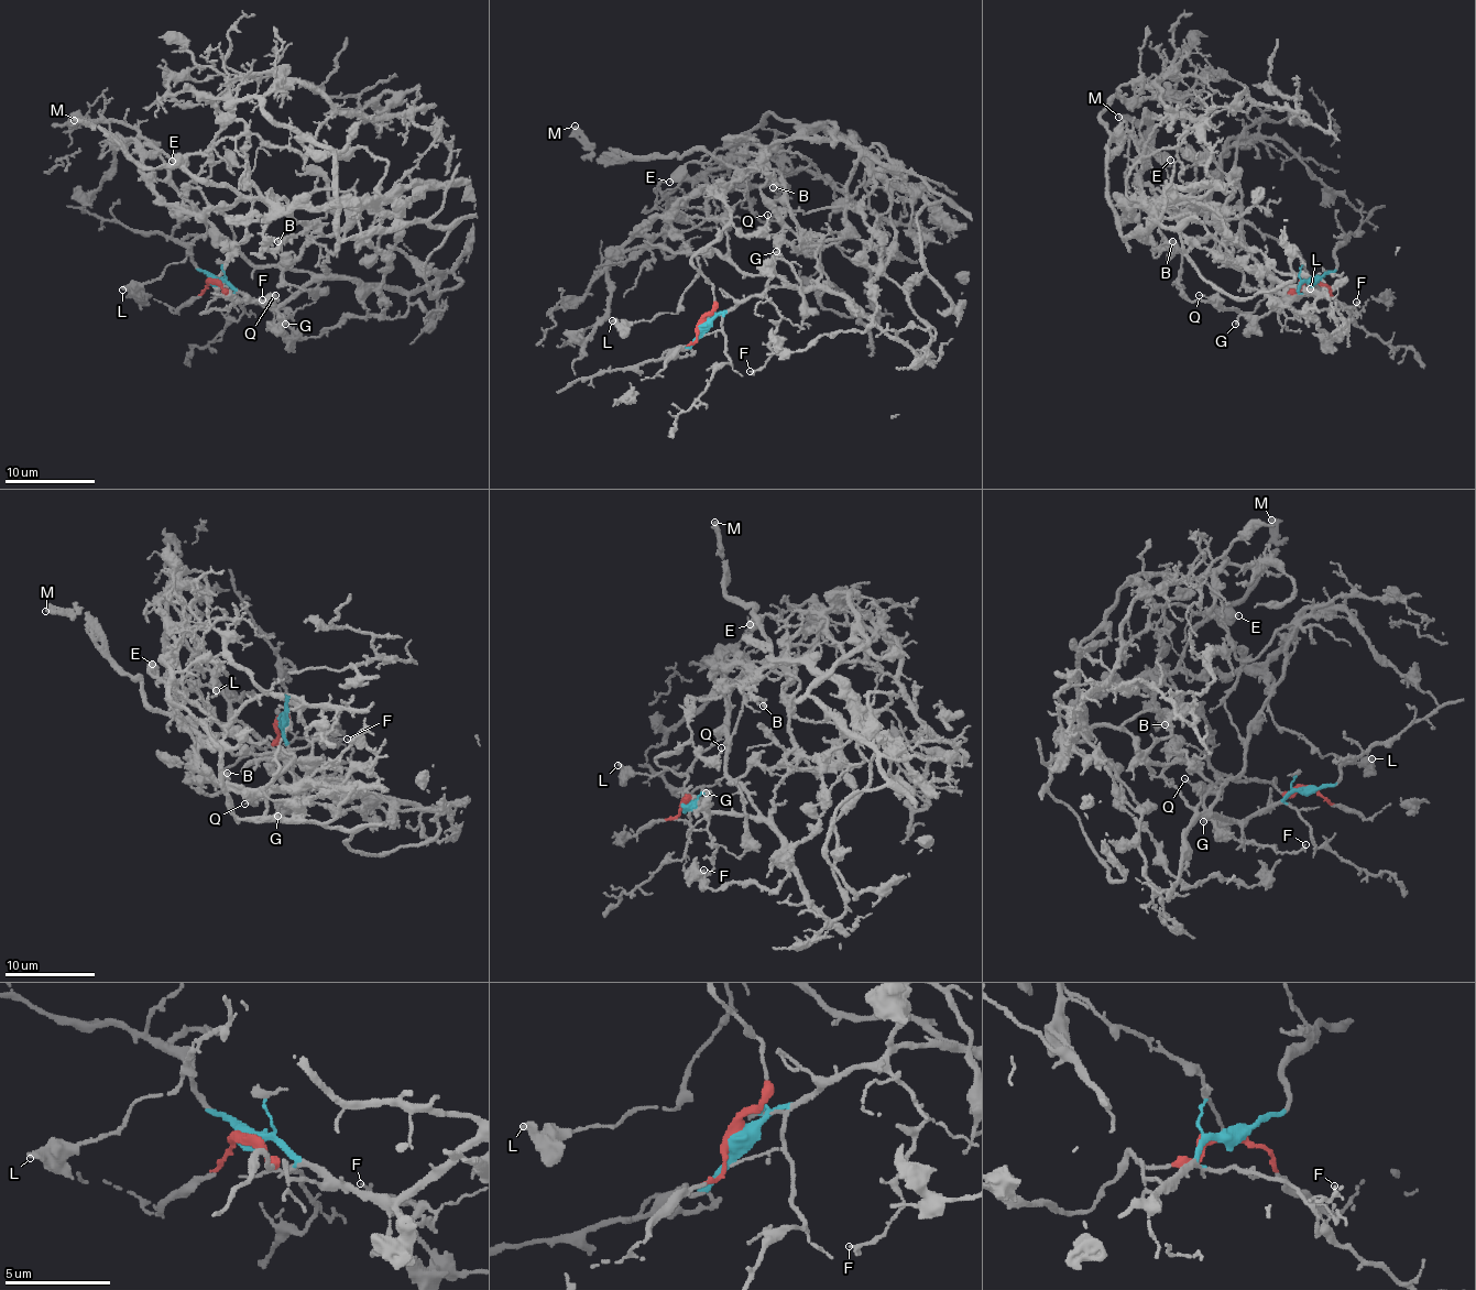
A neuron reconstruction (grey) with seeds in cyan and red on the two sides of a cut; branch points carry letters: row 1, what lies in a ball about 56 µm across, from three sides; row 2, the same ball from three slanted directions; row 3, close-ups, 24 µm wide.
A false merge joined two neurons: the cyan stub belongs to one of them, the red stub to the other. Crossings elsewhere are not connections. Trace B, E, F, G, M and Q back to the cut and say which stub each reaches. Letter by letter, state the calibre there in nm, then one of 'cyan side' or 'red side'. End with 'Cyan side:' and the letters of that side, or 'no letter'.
B: 240 nm | red side
E: 600 nm | cyan side
F: 170 nm | cyan side
G: 150 nm | cyan side
M: 300 nm | red side
Q: 120 nm | red side
Cyan side: E, F, G

